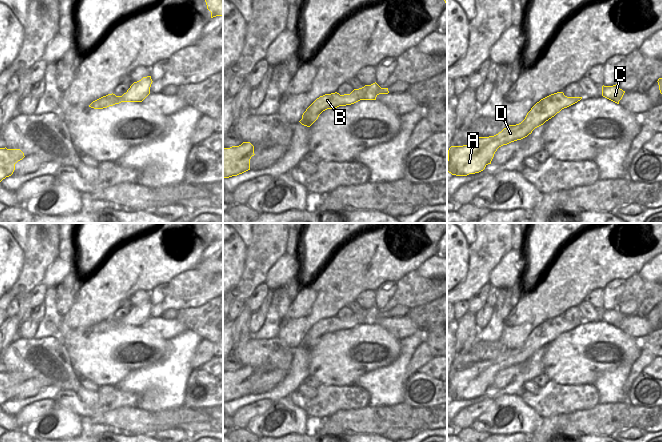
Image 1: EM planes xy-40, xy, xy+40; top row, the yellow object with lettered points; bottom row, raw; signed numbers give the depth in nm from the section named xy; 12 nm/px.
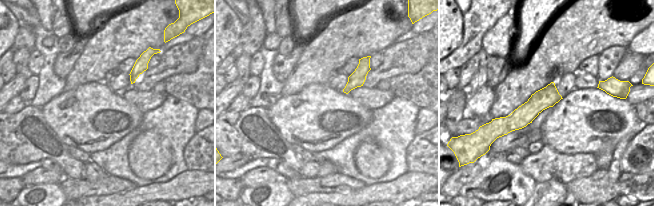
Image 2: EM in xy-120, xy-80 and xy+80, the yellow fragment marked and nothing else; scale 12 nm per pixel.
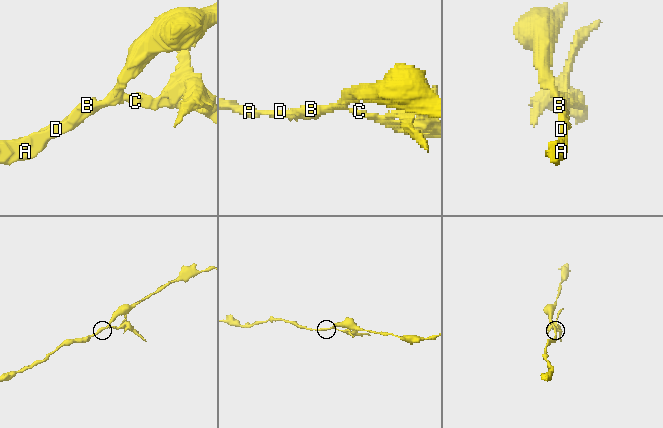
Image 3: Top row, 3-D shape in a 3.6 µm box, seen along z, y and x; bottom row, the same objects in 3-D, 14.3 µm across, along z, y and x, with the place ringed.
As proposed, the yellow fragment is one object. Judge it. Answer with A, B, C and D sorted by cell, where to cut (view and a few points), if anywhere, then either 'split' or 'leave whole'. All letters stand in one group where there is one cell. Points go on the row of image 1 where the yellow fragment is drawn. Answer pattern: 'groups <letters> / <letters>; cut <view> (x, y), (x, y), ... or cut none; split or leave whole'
groups A B D / C; cut xy (381, 88), (383, 92), (387, 93); split

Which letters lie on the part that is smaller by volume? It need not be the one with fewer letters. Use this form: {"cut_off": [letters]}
{"cut_off": ["C"]}

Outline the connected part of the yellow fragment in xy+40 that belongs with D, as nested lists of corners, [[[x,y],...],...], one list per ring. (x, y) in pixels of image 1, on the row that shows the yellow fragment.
[[[563,92],[551,94],[537,102],[525,119],[516,125],[508,125],[494,136],[479,137],[463,146],[451,146],[448,150],[447,171],[456,176],[467,176],[483,171],[497,149],[527,137],[532,131],[554,117],[582,97],[567,97]]]

